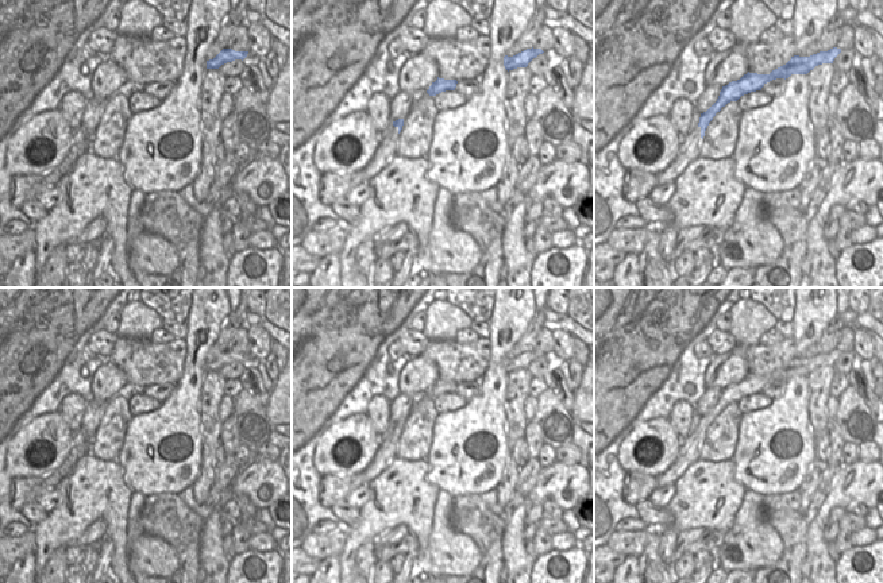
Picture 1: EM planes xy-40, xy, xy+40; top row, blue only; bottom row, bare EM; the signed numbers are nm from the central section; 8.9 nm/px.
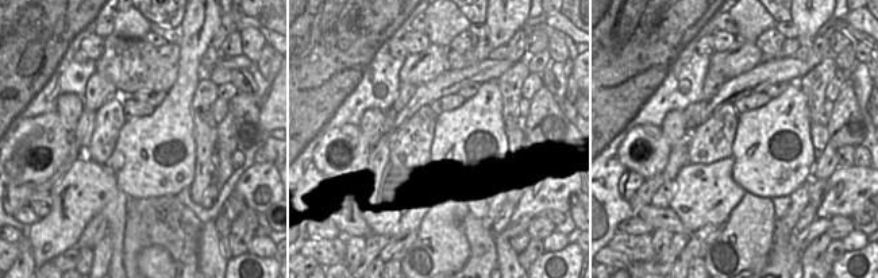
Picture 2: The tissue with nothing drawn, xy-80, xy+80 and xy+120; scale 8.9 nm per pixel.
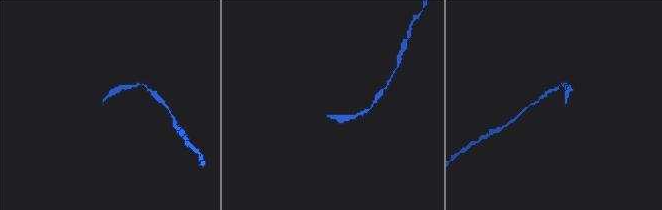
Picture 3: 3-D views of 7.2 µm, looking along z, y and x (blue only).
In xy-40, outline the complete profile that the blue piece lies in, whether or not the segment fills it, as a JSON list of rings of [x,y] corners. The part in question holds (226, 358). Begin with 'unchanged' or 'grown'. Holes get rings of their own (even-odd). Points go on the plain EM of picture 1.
unchanged; [[[223,351],[213,362],[207,363],[207,371],[219,371],[221,367],[227,364],[232,364],[235,362],[244,362],[248,354],[235,354],[232,351]]]

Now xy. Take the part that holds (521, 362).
unchanged; [[[527,351],[513,359],[508,359],[505,358],[504,359],[504,368],[505,371],[509,374],[509,372],[513,372],[513,371],[517,371],[517,370],[527,370],[528,366],[536,360],[539,356],[543,356],[544,354],[541,351]]]

